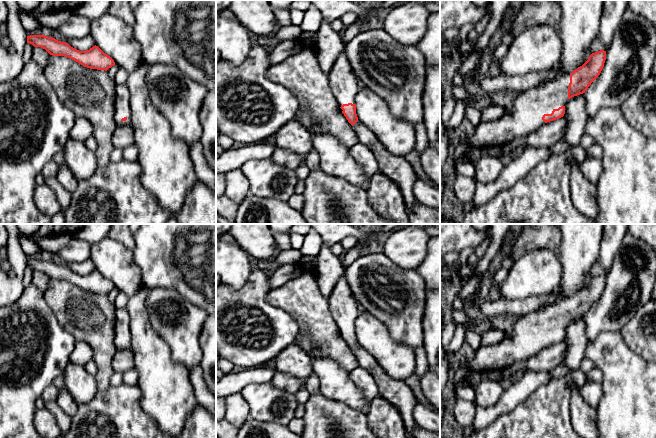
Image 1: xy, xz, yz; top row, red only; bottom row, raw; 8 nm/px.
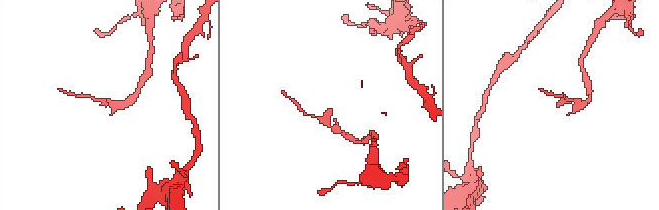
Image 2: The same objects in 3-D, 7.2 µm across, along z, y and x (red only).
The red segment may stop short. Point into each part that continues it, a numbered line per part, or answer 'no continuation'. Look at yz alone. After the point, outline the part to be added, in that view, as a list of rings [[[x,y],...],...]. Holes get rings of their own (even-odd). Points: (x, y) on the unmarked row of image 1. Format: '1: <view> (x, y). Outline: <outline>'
1: yz (524, 340). Outline: [[[566,298],[542,311],[535,311],[519,317],[504,340],[490,346],[481,347],[476,351],[474,358],[466,361],[464,365],[468,369],[477,372],[500,370],[510,367],[517,361],[525,360],[538,354],[545,348],[542,344],[544,338],[551,338],[554,333],[566,329],[569,307],[570,298]]]

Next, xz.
1: xz (344, 309). Outline: [[[346,275],[338,280],[328,298],[328,305],[339,331],[348,327],[356,328],[355,321],[361,309],[353,296]]]

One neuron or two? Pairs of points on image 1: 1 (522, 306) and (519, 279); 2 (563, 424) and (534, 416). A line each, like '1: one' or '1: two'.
1: two
2: one

